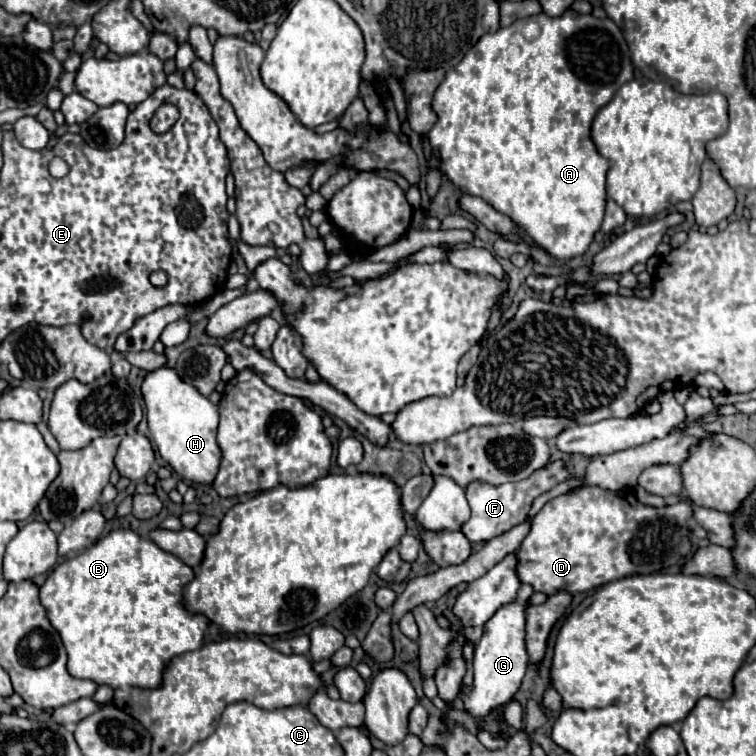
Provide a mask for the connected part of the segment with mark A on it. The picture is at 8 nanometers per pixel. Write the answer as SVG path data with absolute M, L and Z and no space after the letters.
M572 9L562 17L540 13L519 19L510 27L482 35L466 57L446 73L434 93L432 107L438 123L428 139L440 155L440 169L460 191L486 199L528 233L540 249L558 261L568 261L586 253L600 231L606 207L604 183L610 163L600 157L590 137L592 119L632 77L630 51L614 21L580 15Z

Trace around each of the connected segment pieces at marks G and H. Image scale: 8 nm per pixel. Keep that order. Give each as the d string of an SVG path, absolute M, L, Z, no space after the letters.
M520 585L514 605L504 605L502 609L498 609L498 613L490 619L490 625L486 625L486 637L482 637L482 641L474 649L474 683L470 693L462 695L464 709L474 719L484 719L494 709L508 705L520 689L528 667L528 653L524 645L524 611L528 607L526 601L532 593L534 591L530 589L530 585Z
M166 367L146 375L142 383L142 395L148 411L148 427L160 457L180 477L194 483L212 485L222 461L222 449L216 441L218 407L208 397L202 397L192 385L186 385L174 369Z

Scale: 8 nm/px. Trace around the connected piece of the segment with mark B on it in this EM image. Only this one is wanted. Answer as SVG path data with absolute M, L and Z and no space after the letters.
M126 529L108 533L96 545L58 565L40 587L40 601L66 647L68 673L78 679L96 681L98 685L112 685L114 689L128 685L142 689L162 687L162 675L170 659L200 649L210 625L204 615L194 615L184 607L182 589L192 579L194 571L176 555Z

